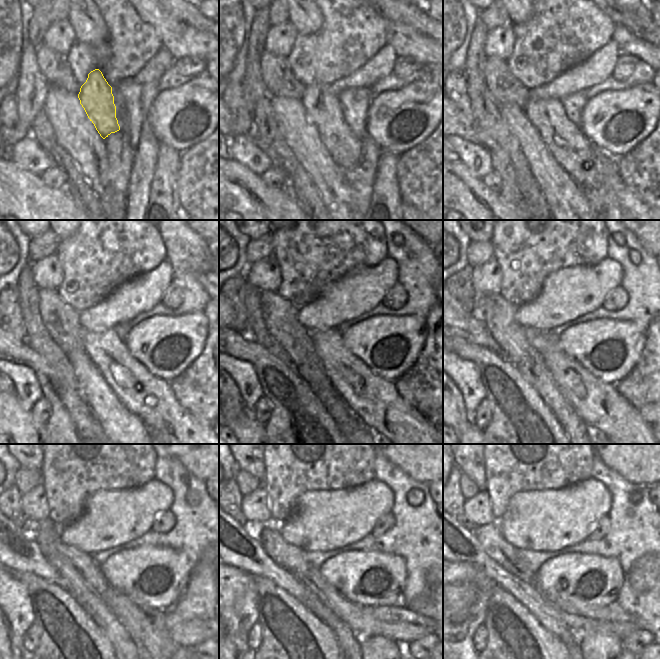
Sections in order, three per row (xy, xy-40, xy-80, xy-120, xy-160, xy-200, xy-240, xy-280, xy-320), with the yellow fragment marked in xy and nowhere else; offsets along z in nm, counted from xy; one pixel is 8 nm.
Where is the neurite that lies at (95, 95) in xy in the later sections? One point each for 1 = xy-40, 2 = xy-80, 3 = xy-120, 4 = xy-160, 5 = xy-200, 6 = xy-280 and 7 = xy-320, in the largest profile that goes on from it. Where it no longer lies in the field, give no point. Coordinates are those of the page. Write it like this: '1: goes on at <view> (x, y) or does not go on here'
1: goes on at xy-40 (323, 110)
2: goes on at xy-80 (591, 168)
3: goes on at xy-120 (151, 398)
4: goes on at xy-160 (375, 400)
5: goes on at xy-200 (601, 406)
6: goes on at xy-280 (365, 621)
7: goes on at xy-320 (607, 619)

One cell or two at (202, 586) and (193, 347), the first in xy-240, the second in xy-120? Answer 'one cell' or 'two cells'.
two cells

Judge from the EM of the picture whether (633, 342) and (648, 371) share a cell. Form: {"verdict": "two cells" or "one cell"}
{"verdict": "two cells"}

